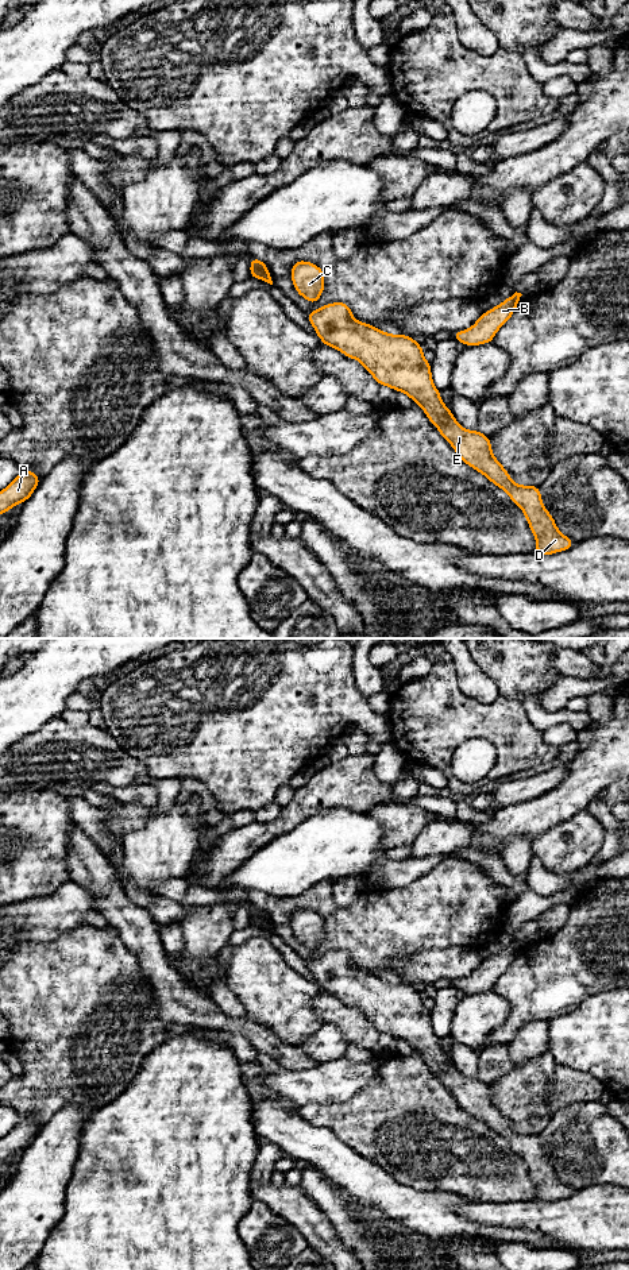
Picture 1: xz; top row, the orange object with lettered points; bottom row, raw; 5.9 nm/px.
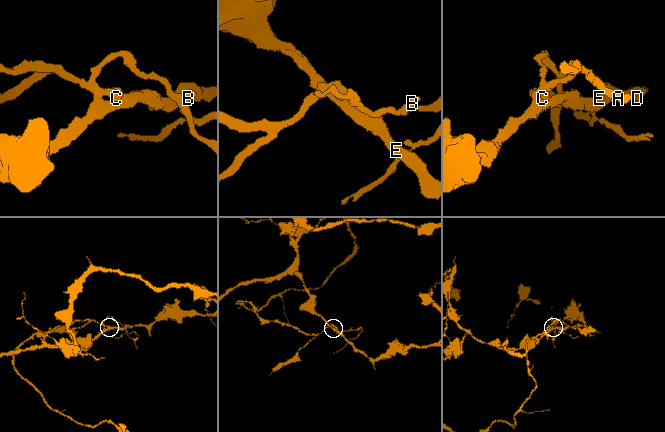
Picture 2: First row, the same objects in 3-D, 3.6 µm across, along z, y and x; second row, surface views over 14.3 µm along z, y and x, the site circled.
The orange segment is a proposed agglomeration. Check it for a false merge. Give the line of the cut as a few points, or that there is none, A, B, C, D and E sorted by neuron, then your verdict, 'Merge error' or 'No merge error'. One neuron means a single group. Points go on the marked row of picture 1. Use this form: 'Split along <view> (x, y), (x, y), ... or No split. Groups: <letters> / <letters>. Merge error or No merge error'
Split along xz (251, 266), (267, 271). Groups: A B C / D E. Merge error

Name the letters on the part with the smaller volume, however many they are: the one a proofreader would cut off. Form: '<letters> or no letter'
A, B, C

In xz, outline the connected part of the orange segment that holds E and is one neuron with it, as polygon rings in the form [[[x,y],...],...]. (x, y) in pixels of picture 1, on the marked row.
[[[346,302],[328,304],[306,313],[306,317],[325,346],[359,360],[381,386],[406,393],[466,464],[509,494],[524,512],[536,537],[535,553],[553,555],[572,548],[575,543],[559,532],[553,517],[544,507],[539,486],[516,485],[493,456],[490,439],[479,431],[464,431],[458,424],[432,382],[431,363],[422,355],[424,347],[413,337],[385,333],[356,321]]]

